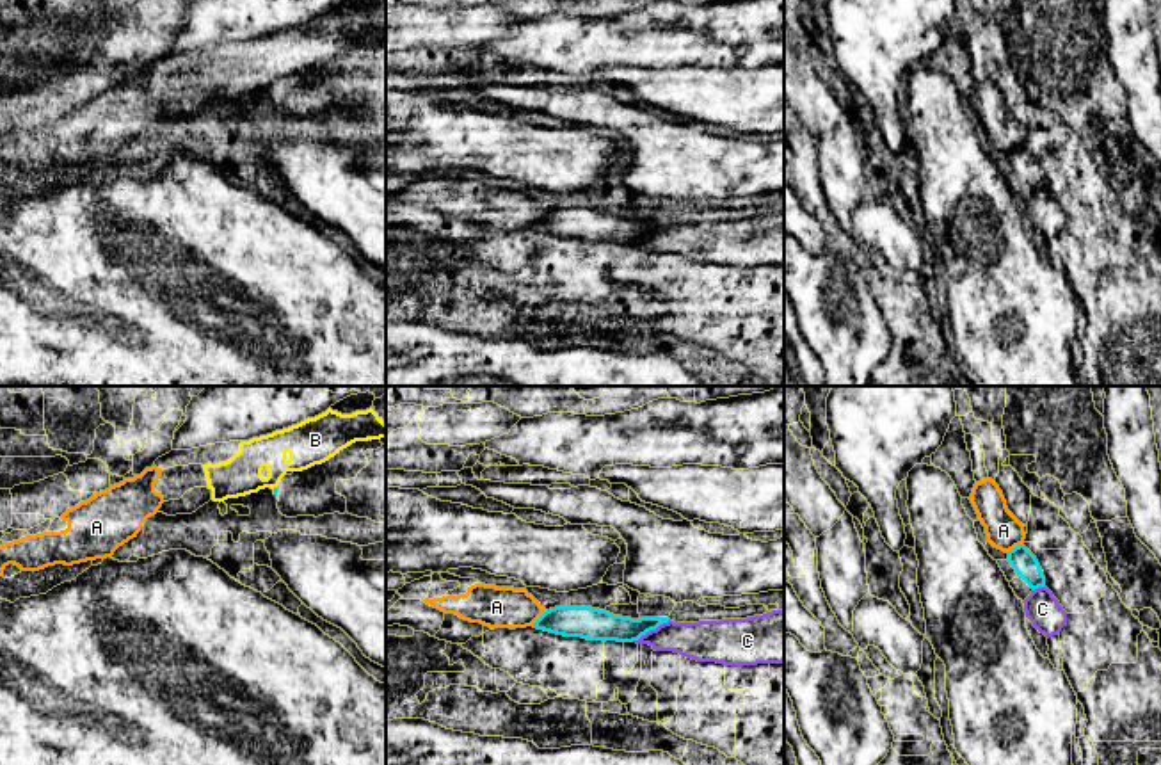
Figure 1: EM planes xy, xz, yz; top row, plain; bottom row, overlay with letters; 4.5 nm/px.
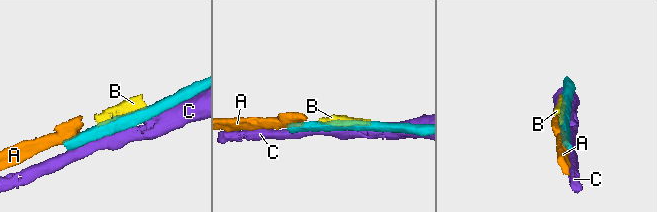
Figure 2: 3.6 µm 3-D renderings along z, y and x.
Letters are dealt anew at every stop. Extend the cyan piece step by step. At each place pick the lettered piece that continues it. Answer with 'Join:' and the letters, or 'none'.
Join: none

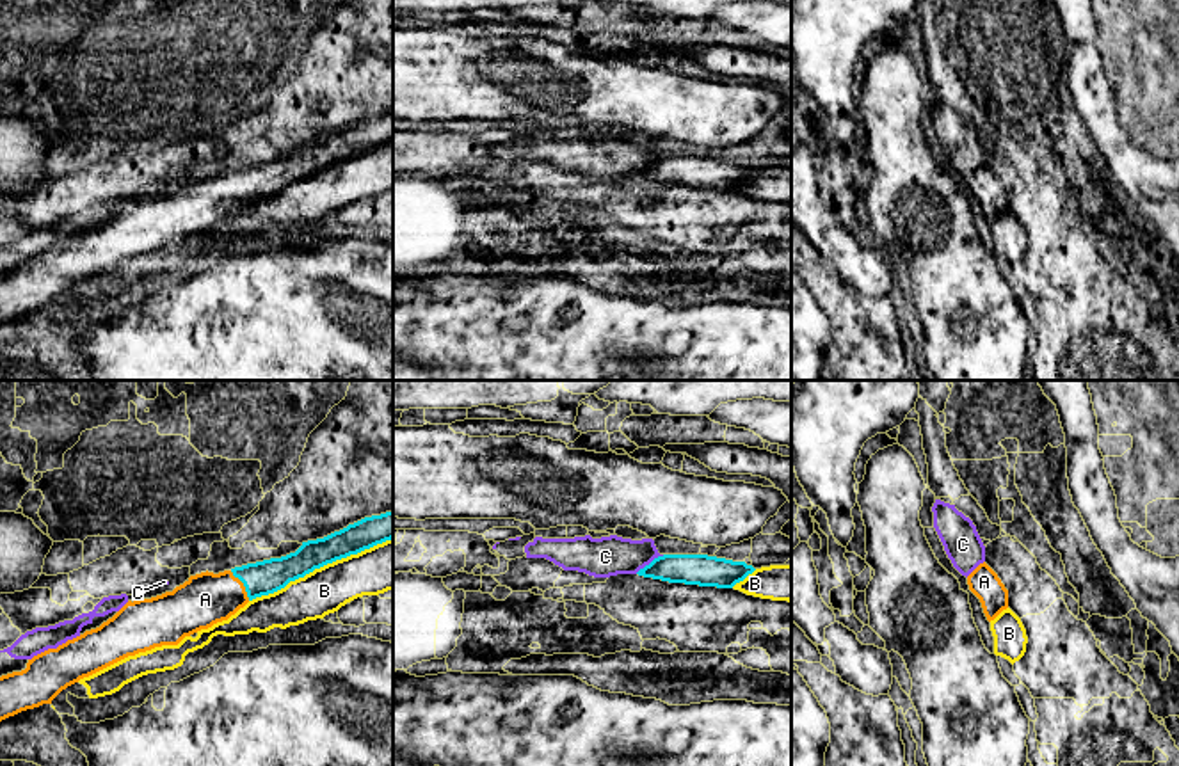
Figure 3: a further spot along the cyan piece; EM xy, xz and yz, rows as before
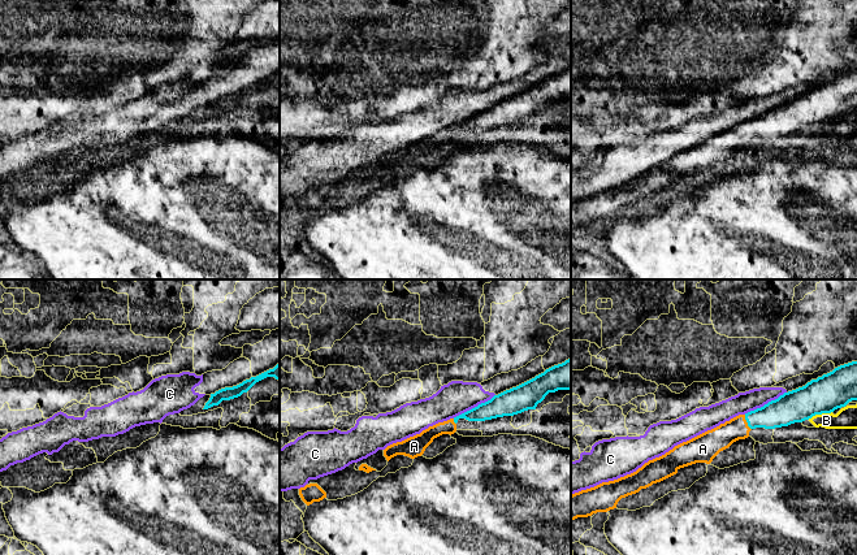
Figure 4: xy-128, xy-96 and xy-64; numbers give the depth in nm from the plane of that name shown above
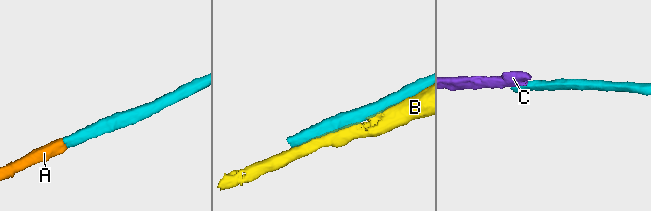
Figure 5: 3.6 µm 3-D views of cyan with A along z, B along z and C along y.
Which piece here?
Join: A

